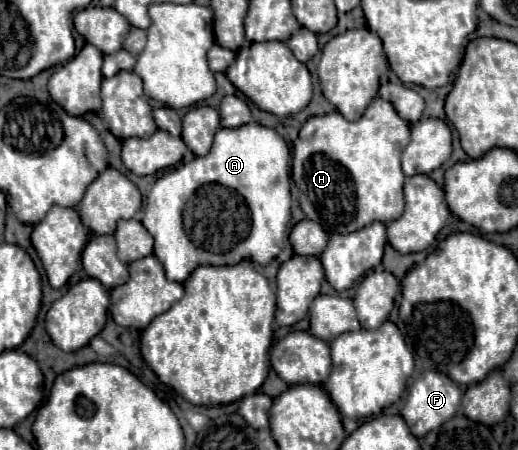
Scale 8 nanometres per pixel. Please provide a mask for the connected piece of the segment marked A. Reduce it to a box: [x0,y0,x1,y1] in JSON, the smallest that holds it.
[142,123,292,283]

